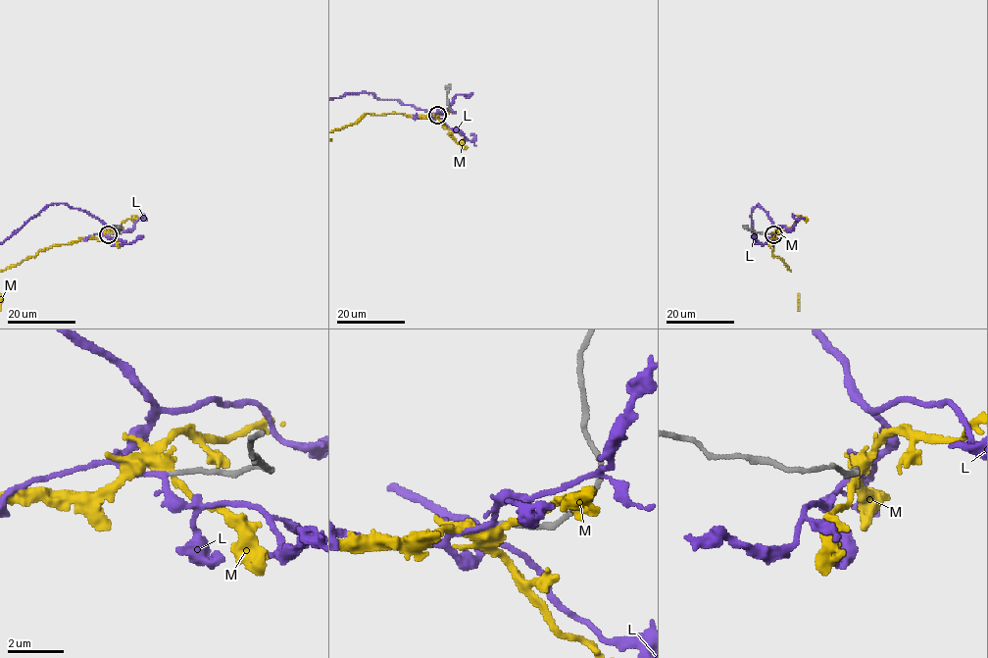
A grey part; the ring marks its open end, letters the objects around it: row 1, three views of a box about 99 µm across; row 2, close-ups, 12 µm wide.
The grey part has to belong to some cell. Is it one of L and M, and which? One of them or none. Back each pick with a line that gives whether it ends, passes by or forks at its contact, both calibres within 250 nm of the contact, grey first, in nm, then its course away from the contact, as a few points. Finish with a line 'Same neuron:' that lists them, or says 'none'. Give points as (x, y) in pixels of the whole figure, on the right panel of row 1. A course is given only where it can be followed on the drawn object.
L: it passes by; calibres 160 and 190 nm
Same neuron: L

